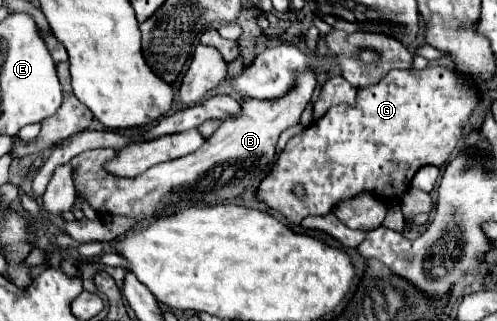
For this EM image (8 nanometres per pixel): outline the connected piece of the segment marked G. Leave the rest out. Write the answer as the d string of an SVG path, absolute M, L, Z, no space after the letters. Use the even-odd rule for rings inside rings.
M428 66L424 70L392 70L386 78L382 78L382 82L358 88L356 102L352 106L332 106L328 114L324 114L318 122L312 122L304 134L296 134L280 152L272 170L258 184L258 200L286 216L292 224L300 224L306 216L328 214L336 204L354 198L360 192L368 192L388 206L400 204L418 168L426 164L442 166L456 150L466 122L478 106L478 98L478 92L470 84L462 82L452 68ZM298 184L304 188L304 196L294 192Z

